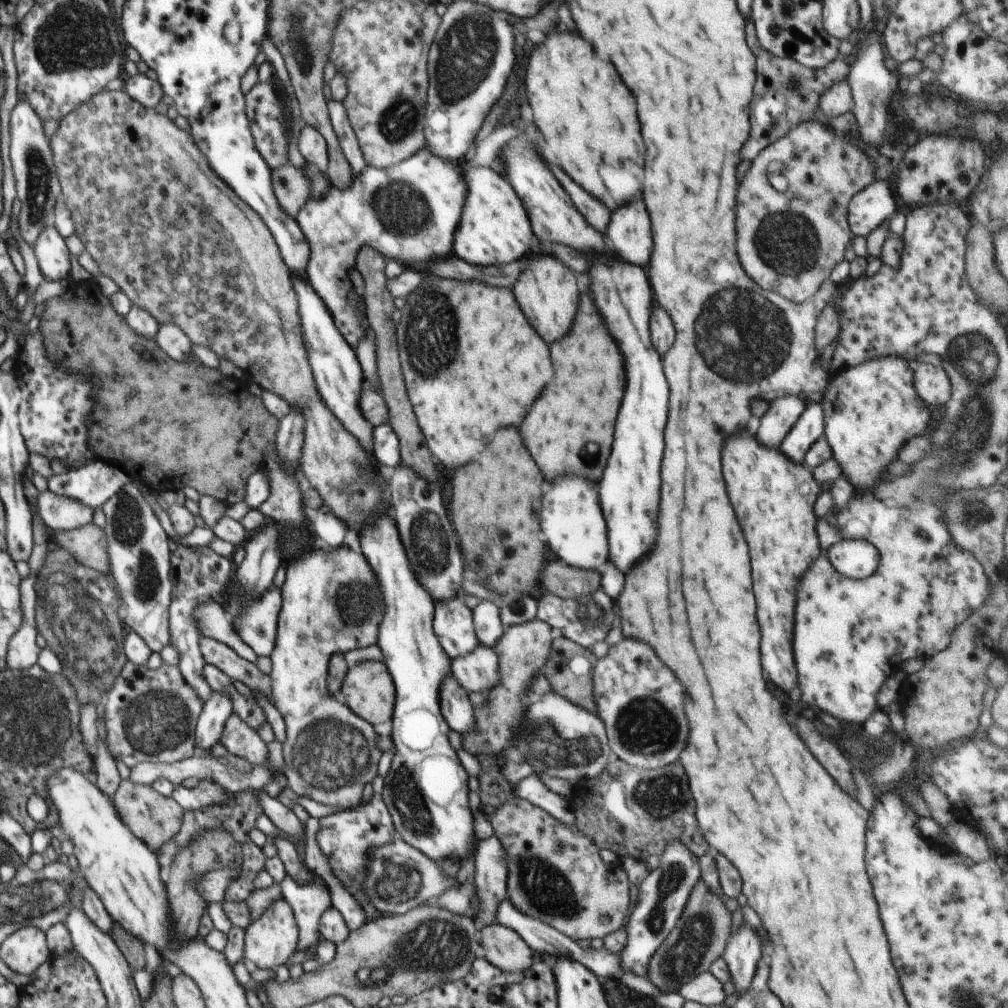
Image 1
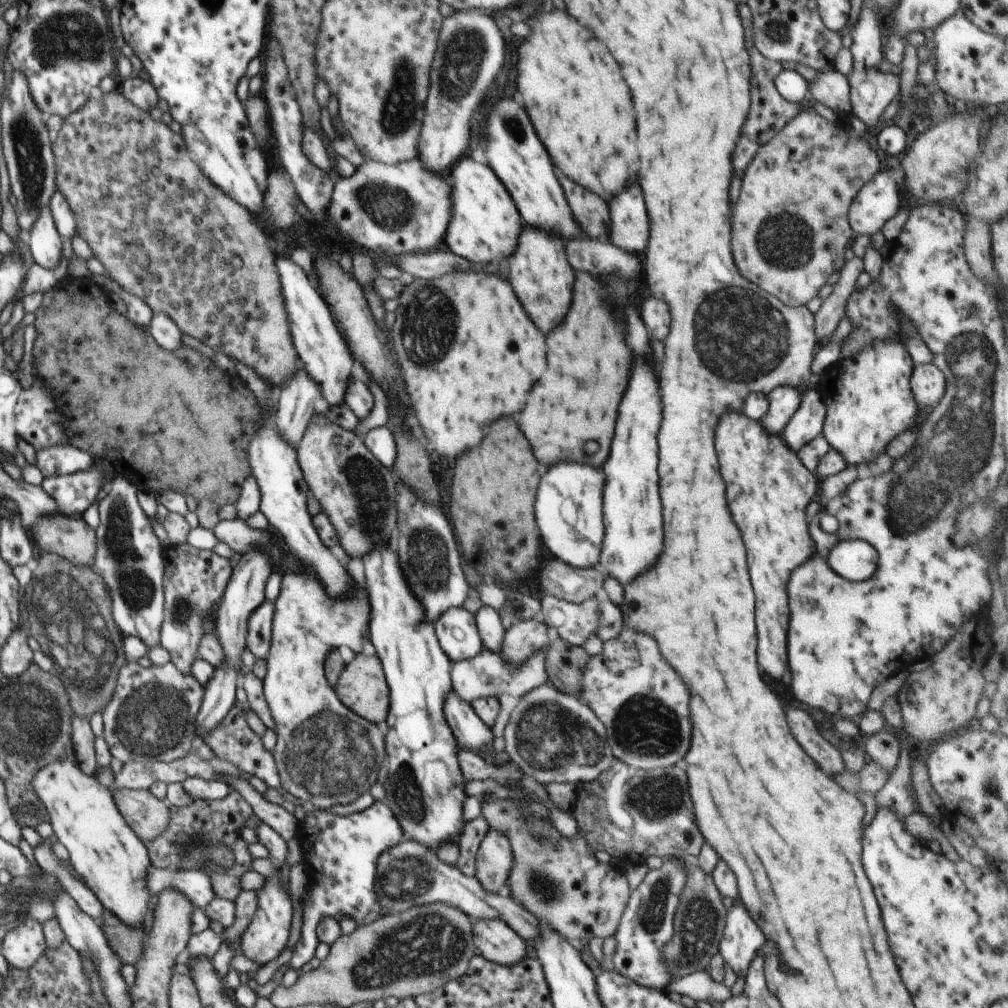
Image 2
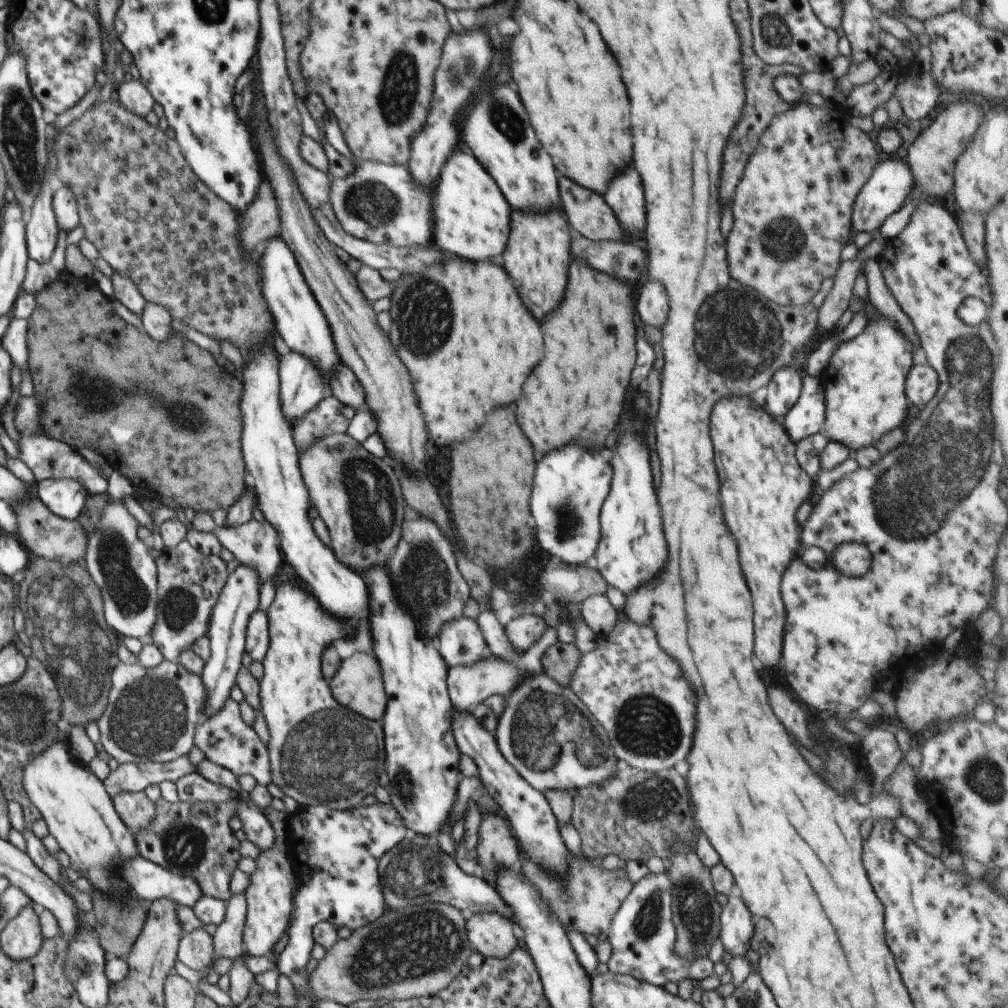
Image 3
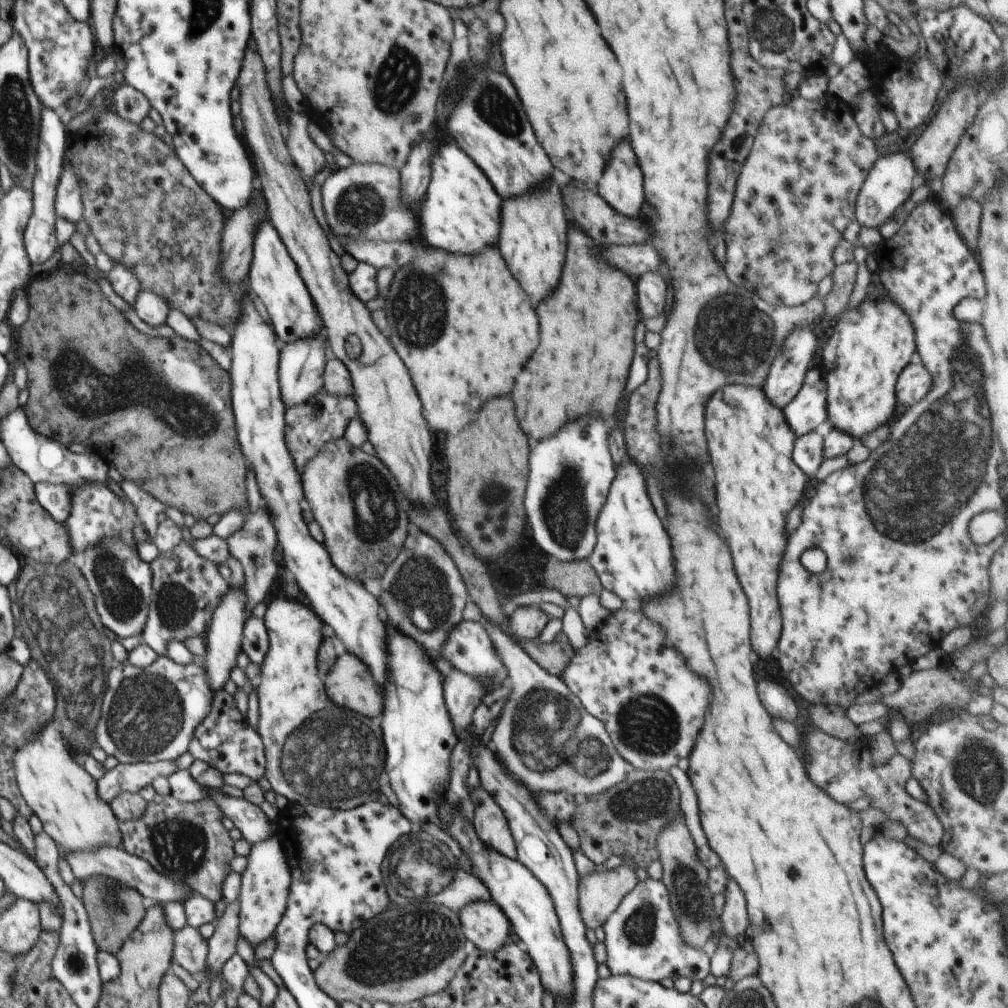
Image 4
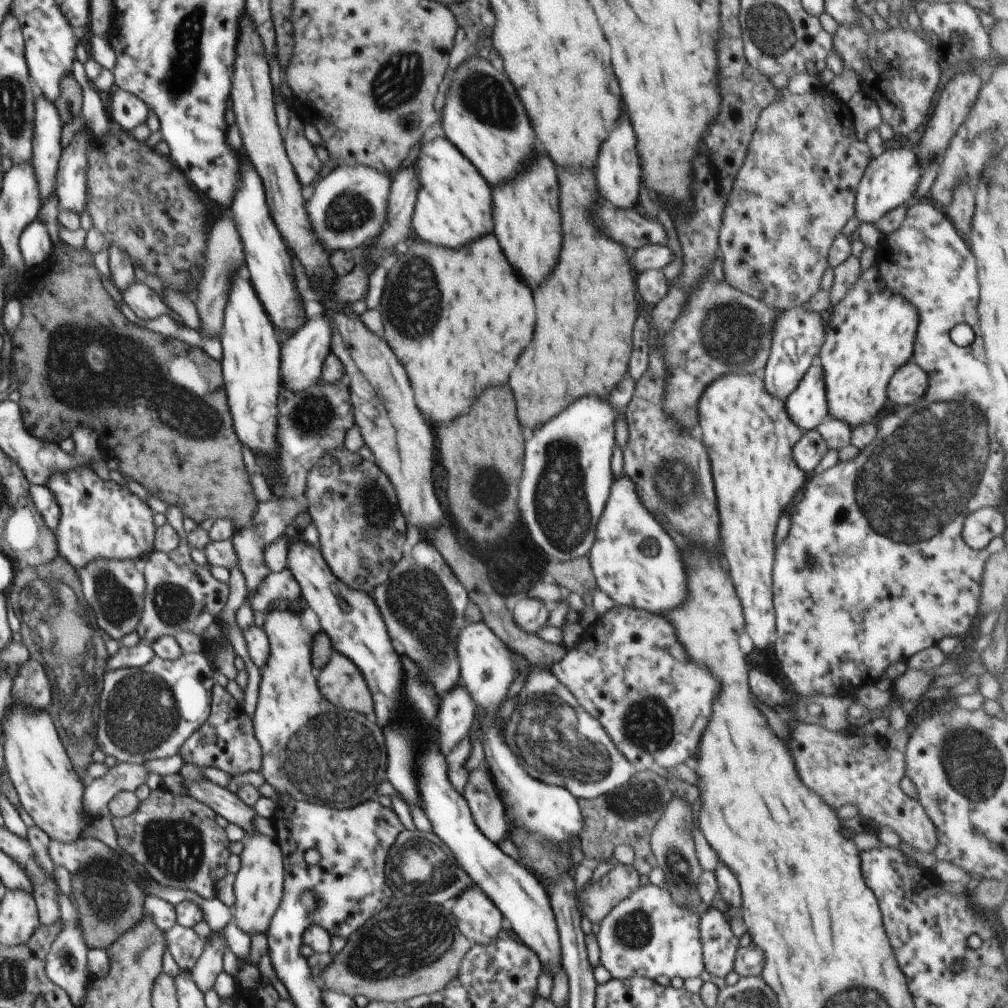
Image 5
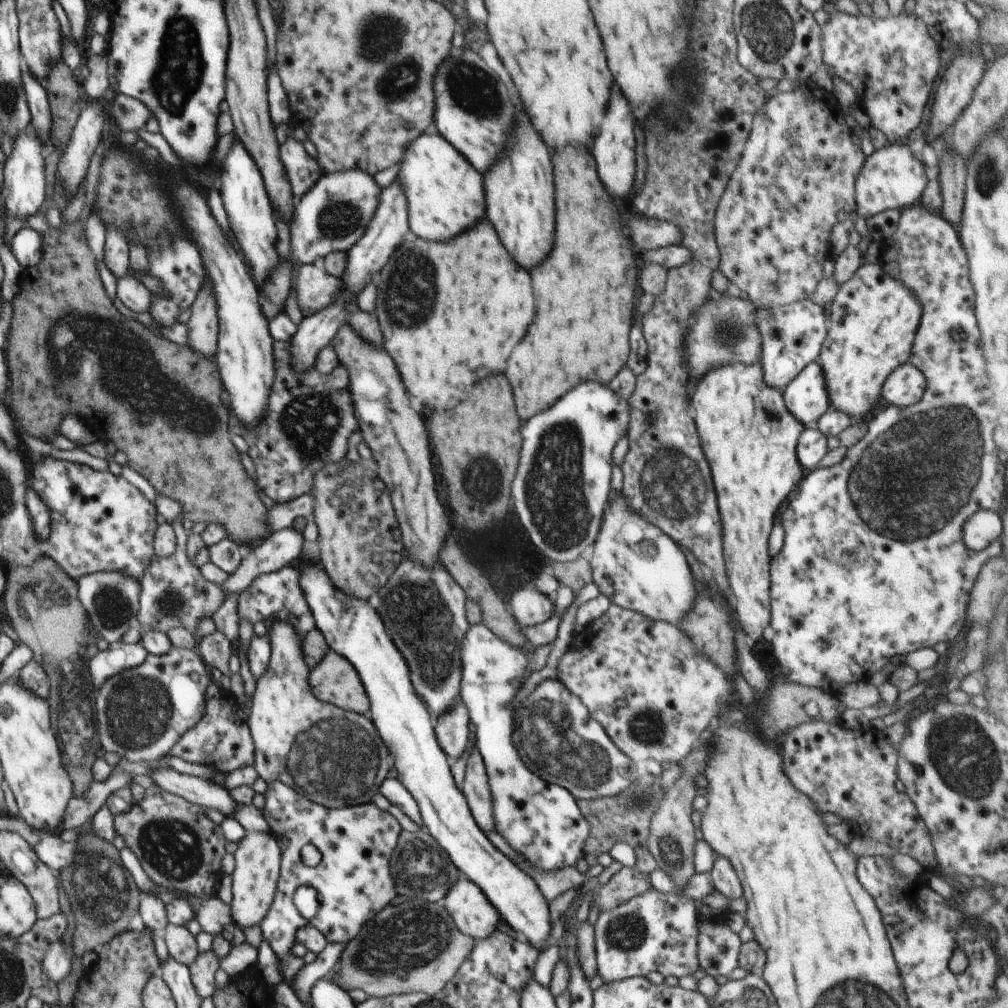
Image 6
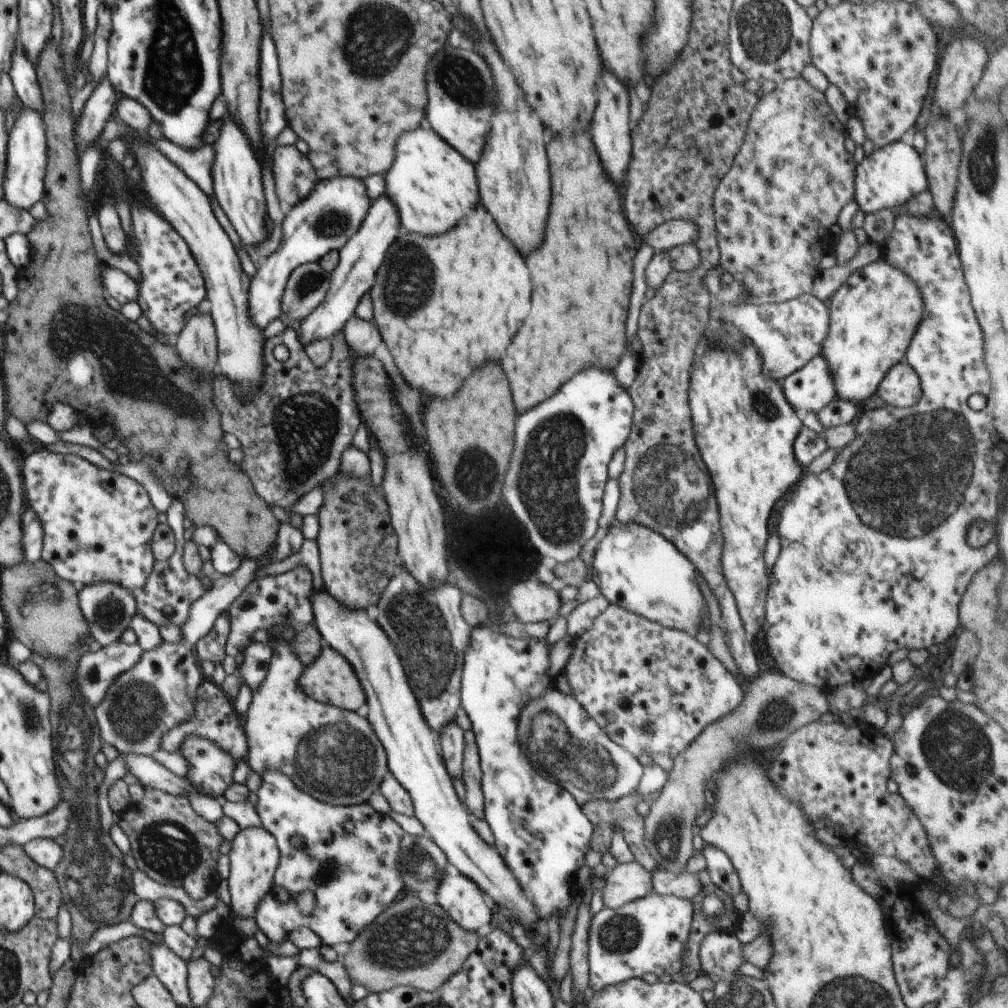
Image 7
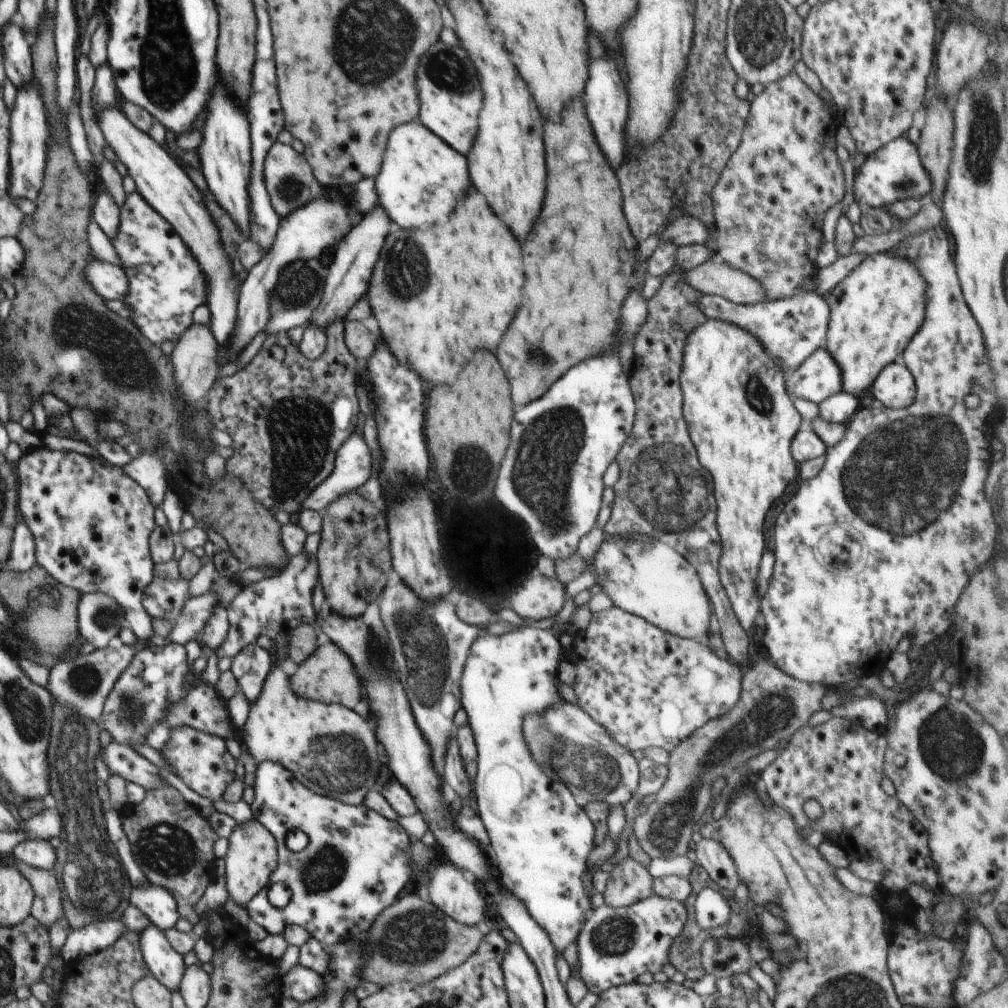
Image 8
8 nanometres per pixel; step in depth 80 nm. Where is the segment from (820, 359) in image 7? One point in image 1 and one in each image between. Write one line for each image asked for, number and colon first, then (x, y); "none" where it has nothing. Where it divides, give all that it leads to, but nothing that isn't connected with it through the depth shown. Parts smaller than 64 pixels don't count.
1: (810, 426)
2: (807, 422)
3: (805, 418)
4: (808, 409)
5: (807, 405)
6: (806, 397)

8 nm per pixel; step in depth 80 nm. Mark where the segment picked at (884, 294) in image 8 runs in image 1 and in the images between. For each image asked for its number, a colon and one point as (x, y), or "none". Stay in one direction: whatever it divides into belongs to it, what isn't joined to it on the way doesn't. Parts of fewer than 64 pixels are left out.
1: (876, 410)
2: (873, 403)
3: (868, 401)
4: (869, 347)
5: (871, 335)
6: (873, 318)
7: (873, 317)

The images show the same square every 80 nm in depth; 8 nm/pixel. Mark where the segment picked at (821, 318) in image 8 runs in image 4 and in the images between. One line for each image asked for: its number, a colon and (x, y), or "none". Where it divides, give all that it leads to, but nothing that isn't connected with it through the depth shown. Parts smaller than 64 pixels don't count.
4: (787, 373)
5: (798, 335)
6: (792, 336)
7: (788, 335)

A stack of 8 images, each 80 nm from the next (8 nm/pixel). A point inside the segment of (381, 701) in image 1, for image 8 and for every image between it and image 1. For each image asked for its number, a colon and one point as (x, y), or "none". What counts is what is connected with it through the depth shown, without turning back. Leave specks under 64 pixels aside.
2: (361, 687)
3: (357, 685)
4: (349, 684)
5: (340, 681)
6: (335, 681)
7: (330, 678)
8: (327, 675)

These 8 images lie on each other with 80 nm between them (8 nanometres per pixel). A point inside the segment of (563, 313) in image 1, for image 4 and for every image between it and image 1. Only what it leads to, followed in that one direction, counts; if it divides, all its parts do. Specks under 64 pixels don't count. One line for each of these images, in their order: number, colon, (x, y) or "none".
2: (540, 274)
3: (537, 258)
4: (534, 233)

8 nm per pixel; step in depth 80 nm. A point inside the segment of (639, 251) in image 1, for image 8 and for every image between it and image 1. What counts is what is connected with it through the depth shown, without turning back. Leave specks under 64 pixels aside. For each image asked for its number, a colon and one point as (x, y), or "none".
2: (630, 225)
3: (625, 196)
4: (621, 186)
5: (618, 172)
6: (613, 150)
7: (610, 128)
8: (606, 100)

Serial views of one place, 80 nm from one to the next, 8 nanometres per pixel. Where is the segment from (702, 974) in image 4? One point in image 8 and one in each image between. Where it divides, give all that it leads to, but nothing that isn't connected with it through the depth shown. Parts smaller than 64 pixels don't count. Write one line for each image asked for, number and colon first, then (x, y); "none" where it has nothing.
5: (647, 935)
6: (654, 932)
7: (650, 934)
8: (616, 945)

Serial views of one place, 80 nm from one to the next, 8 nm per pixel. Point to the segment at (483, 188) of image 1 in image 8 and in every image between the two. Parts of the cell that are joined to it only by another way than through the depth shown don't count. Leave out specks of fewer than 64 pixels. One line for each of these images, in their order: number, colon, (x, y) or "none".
2: (484, 224)
3: (472, 220)
4: (460, 212)
5: (454, 203)
6: (445, 195)
7: (433, 186)
8: (421, 180)

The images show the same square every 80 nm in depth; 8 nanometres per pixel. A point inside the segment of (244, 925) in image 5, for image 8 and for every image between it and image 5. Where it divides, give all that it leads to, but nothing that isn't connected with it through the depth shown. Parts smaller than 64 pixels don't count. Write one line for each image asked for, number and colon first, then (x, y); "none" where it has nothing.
6: (258, 857)
7: (254, 858)
8: (252, 856)

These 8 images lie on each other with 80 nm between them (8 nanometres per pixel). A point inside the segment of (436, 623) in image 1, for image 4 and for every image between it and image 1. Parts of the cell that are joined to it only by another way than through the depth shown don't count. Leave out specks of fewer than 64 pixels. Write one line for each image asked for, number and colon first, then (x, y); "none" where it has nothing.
2: (456, 631)
3: (460, 641)
4: (468, 648)

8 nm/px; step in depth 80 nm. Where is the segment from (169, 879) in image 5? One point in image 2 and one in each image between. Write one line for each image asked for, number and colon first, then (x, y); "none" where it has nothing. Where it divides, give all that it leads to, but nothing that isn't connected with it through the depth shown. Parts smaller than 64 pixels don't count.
2: (192, 830)
3: (192, 839)
4: (187, 842)

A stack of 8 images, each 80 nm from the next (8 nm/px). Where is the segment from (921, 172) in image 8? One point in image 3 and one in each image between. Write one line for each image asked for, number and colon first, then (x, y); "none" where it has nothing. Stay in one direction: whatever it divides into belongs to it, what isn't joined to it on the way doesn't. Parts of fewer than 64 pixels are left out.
3: (885, 191)
4: (888, 186)
5: (890, 180)
6: (891, 178)
7: (890, 176)

